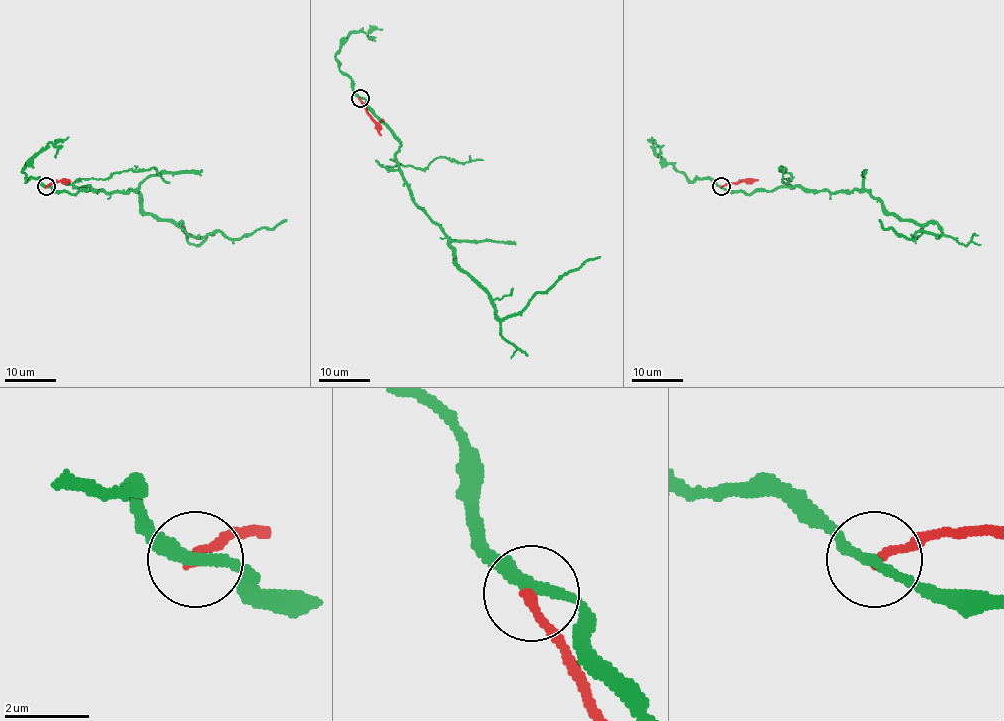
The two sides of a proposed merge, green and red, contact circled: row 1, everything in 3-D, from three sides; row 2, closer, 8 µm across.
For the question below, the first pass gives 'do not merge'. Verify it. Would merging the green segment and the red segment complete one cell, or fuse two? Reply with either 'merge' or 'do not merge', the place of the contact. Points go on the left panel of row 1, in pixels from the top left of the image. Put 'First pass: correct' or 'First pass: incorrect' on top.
First pass: correct
do not merge; at (46, 186)

